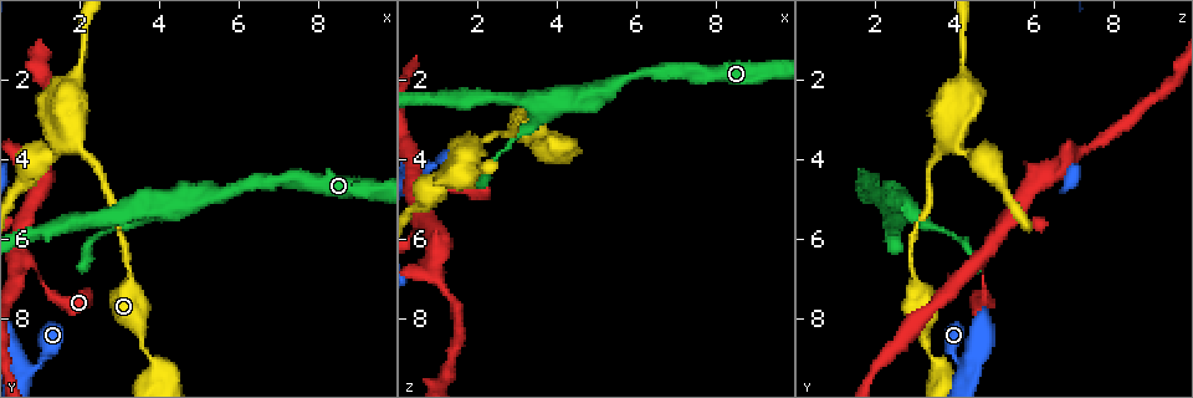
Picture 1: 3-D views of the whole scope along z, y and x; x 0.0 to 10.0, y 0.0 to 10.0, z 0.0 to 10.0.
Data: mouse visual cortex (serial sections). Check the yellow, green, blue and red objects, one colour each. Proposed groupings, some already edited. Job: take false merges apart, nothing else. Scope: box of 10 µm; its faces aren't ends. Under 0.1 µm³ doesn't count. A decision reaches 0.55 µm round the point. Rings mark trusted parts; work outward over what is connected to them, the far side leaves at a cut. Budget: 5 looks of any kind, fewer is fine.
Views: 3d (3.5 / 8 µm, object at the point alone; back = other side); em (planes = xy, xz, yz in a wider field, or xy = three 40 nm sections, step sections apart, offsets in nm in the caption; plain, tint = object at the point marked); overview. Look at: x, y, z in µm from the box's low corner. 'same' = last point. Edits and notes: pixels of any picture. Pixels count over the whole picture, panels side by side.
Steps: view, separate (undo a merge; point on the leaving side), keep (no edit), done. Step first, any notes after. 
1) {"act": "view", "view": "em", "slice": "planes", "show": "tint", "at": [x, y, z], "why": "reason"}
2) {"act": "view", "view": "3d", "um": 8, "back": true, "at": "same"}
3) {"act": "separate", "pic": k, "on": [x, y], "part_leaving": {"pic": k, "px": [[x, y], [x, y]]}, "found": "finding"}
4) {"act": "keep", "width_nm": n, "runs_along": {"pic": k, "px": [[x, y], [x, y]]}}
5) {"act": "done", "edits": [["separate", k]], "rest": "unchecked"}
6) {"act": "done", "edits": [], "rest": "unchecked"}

{"act": "view", "view": "3d", "um": 3.5, "at": [1.85, 3.55, 3.80], "why": "thin neck"}

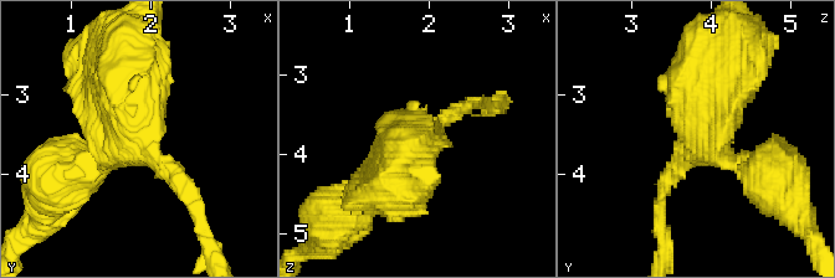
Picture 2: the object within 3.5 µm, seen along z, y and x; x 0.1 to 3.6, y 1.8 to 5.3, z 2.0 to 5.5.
{"act": "view", "view": "em", "slice": "xy", "step": 1, "show": "tint", "at": [1.85, 3.50, 3.80]}

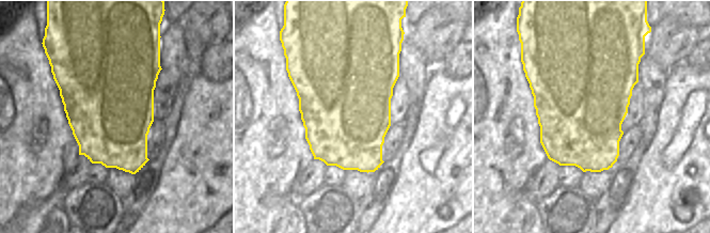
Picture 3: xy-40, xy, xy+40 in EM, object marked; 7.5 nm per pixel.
{"act": "keep", "runs_along": {"pic": 2, "px": [[191, 194], [134, 133], [123, 57]]}, "found": "one cell here"}

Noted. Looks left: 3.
{"act": "view", "view": "3d", "um": 3.5, "at": [3.55, 5.05, 2.45], "why": "two arms in line, one across"}

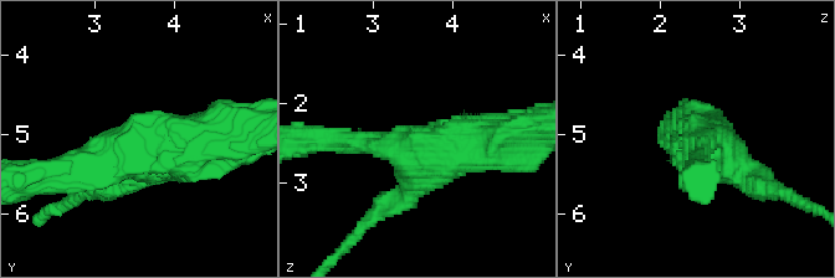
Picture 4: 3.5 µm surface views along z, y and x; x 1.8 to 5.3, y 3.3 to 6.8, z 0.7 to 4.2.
{"act": "view", "view": "em", "slice": "planes", "show": "tint", "at": [3.50, 5.05, 2.50], "arms": 3, "arm_widths_nm": [300, 300, 600], "why": "now the EM"}

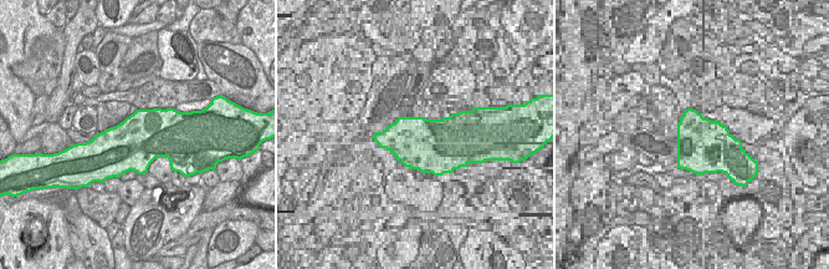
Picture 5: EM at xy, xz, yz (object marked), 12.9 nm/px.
{"act": "keep", "runs_along": {"pic": 4, "px": [[240, 135], [126, 139], [80, 170]]}, "found": "one cell here"}

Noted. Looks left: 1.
{"act": "done", "edits": [], "rest": "unchecked"}

